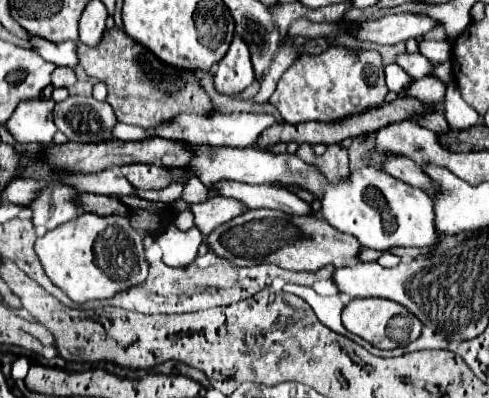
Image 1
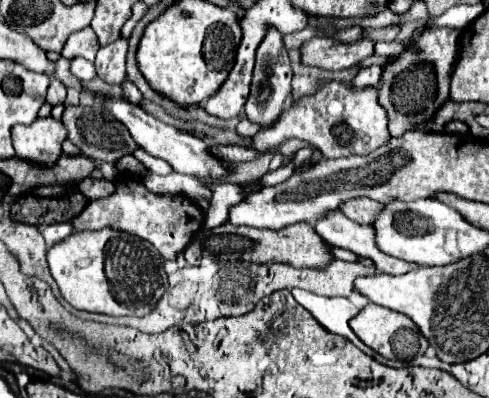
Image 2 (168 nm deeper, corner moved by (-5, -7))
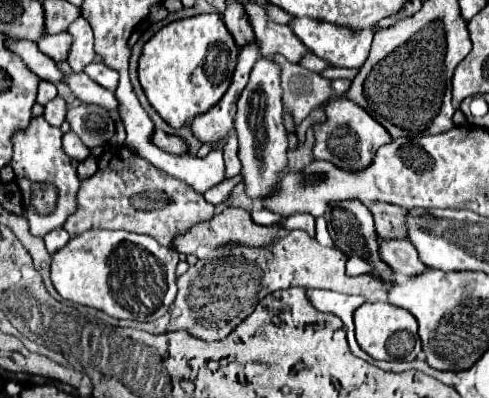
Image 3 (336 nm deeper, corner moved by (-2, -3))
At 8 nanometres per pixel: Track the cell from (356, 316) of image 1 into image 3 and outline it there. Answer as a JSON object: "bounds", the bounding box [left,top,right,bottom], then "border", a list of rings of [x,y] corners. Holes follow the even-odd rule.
{"bounds":[355,302,419,360],"border":[[[365,302],[355,312],[355,338],[359,346],[373,356],[375,360],[403,360],[413,358],[419,354],[419,334],[417,334],[417,320],[411,312],[397,308],[387,302]]]}

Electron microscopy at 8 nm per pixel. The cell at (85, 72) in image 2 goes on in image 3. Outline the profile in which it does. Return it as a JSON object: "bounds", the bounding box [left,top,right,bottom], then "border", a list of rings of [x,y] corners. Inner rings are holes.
{"bounds":[83,62,119,90],"border":[[[91,62],[91,64],[87,64],[87,66],[83,68],[83,72],[85,72],[87,76],[91,76],[91,80],[95,80],[97,84],[101,84],[101,86],[107,88],[107,90],[115,90],[115,88],[117,88],[119,76],[117,76],[117,72],[113,72],[113,70],[107,68],[105,64]]]}

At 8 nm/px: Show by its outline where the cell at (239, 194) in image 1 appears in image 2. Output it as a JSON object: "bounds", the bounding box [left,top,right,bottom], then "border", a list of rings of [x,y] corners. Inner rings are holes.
{"bounds":[314,212,416,274],"border":[[[332,212],[332,216],[318,220],[314,224],[314,230],[328,244],[350,250],[350,252],[364,256],[364,258],[370,258],[374,262],[374,266],[384,274],[406,274],[410,270],[416,270],[416,264],[384,254],[374,242],[374,228],[372,226],[356,224],[356,222],[348,220],[342,212]]]}

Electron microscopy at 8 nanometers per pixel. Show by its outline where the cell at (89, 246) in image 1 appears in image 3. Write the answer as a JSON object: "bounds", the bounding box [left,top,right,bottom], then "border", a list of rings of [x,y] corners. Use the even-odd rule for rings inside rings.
{"bounds":[51,230,179,322],"border":[[[87,230],[53,254],[51,282],[61,298],[97,308],[113,318],[151,322],[161,318],[175,300],[175,266],[179,254],[163,248],[147,234],[125,230]]]}

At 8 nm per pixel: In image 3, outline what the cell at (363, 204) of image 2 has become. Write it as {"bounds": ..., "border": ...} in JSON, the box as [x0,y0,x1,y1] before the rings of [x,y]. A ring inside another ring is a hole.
{"bounds":[369,202,407,238],"border":[[[375,202],[369,206],[369,212],[373,212],[373,222],[377,224],[377,232],[383,238],[405,238],[405,224],[403,218],[407,214],[405,208],[399,208],[395,204]]]}

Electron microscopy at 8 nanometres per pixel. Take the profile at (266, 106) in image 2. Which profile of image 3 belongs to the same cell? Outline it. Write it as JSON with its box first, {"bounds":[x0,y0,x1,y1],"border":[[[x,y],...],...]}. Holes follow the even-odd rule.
{"bounds":[235,58,287,198],"border":[[[259,58],[251,70],[251,78],[245,90],[241,92],[237,100],[237,116],[235,116],[235,130],[239,136],[239,158],[243,162],[241,174],[245,178],[247,194],[253,198],[267,196],[269,188],[273,188],[279,180],[277,174],[287,164],[287,132],[283,126],[283,112],[285,112],[285,106],[283,106],[283,96],[281,96],[281,66],[269,58]]]}

